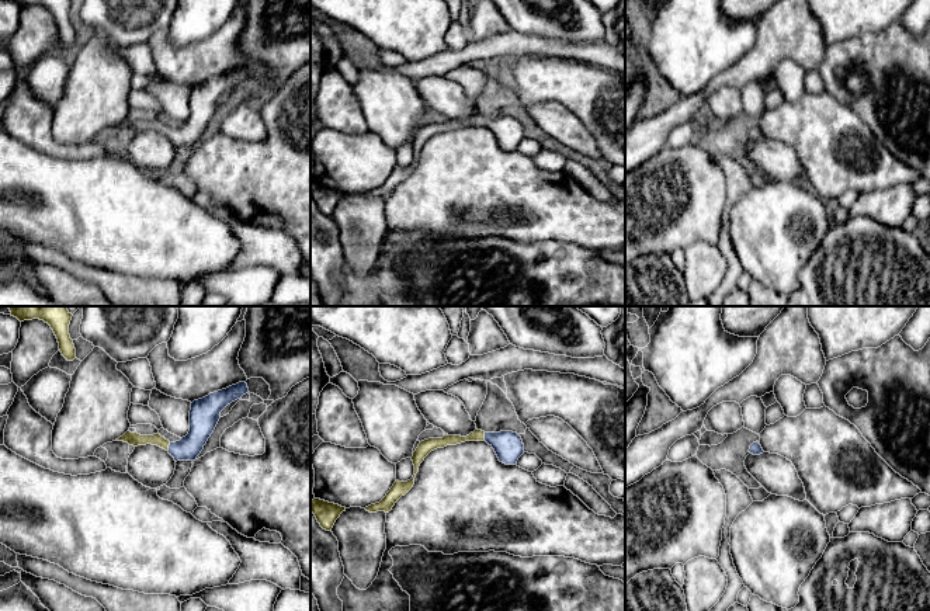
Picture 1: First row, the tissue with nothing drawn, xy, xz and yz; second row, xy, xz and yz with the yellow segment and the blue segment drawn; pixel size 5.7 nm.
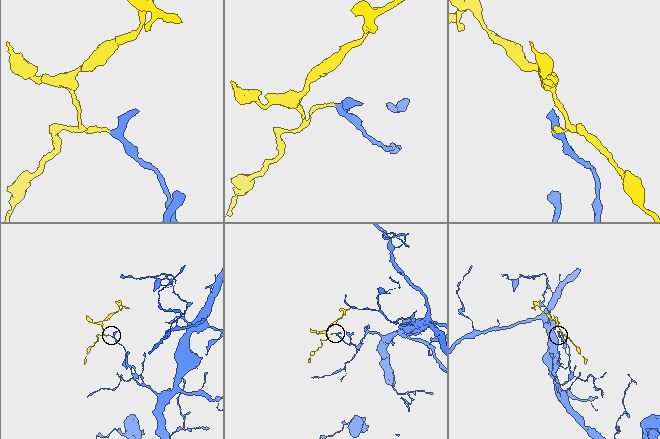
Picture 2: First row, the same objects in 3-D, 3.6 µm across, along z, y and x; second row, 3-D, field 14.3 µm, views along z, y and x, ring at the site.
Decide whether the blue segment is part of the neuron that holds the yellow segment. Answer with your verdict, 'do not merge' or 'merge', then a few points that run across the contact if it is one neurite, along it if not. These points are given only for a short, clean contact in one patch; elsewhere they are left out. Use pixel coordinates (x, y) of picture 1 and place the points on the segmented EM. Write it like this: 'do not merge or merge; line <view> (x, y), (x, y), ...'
merge; line xy (132, 438), (159, 440), (167, 447), (183, 447), (202, 422)

